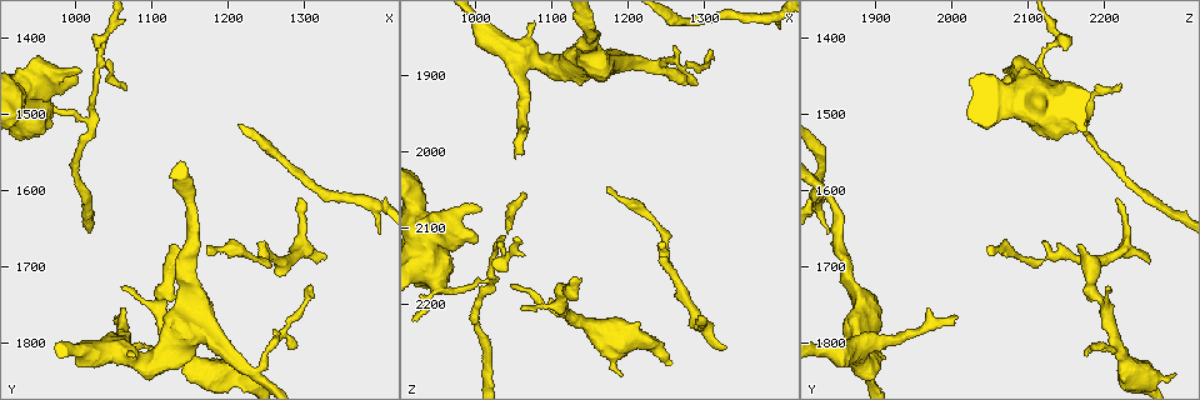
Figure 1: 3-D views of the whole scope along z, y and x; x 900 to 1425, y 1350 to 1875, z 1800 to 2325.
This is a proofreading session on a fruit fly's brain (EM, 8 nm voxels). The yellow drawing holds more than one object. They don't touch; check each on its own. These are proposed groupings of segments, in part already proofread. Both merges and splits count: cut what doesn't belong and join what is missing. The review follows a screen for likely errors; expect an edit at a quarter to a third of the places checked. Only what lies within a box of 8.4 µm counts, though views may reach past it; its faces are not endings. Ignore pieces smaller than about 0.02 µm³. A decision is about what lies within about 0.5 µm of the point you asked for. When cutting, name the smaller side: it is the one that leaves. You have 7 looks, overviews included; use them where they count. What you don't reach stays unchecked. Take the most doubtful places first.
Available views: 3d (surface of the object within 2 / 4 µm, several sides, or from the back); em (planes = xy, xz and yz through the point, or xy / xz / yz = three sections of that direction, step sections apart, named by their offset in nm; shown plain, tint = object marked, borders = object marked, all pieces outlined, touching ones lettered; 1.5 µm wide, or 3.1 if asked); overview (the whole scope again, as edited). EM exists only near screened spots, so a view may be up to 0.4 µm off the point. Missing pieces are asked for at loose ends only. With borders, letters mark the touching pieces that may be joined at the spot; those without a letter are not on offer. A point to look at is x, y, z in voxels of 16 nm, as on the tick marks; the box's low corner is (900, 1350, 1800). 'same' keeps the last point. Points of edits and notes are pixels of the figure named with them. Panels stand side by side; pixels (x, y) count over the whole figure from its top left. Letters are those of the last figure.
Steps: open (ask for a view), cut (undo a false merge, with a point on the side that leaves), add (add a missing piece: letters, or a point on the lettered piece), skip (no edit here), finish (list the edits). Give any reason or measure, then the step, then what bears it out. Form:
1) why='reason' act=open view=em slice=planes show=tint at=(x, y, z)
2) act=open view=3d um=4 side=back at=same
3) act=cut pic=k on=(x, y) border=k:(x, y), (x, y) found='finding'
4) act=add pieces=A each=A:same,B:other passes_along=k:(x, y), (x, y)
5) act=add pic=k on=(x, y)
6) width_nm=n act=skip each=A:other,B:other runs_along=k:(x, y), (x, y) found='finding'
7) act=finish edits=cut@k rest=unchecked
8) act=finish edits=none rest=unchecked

why='an open end' act=open view=em slice=planes show=tint at=(1055, 1770, 2005)

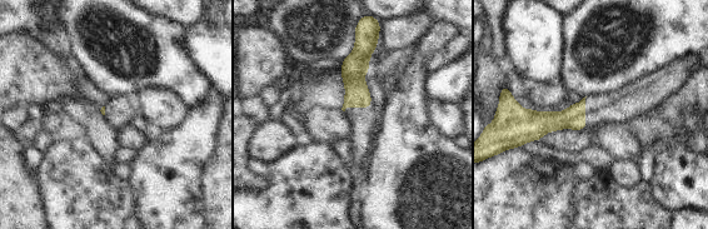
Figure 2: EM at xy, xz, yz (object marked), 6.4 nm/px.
why='see the neighbours' act=open view=em slice=planes show=borders at=same

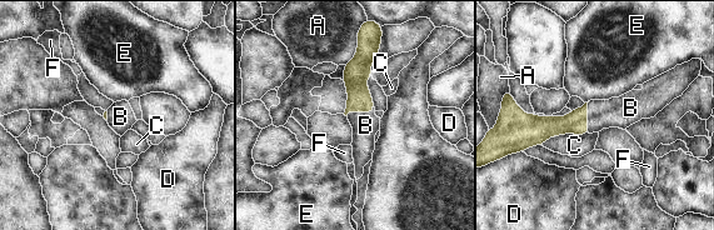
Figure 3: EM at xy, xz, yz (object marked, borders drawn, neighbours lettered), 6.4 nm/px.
act=add pieces=B each=A:other,B:same,C:other,D:other,E:other,F:other passes_along=3:(577, 121), (587, 118), (623, 111) found='the neuron continues'

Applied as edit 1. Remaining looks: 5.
why='see it whole again' act=open view=overview

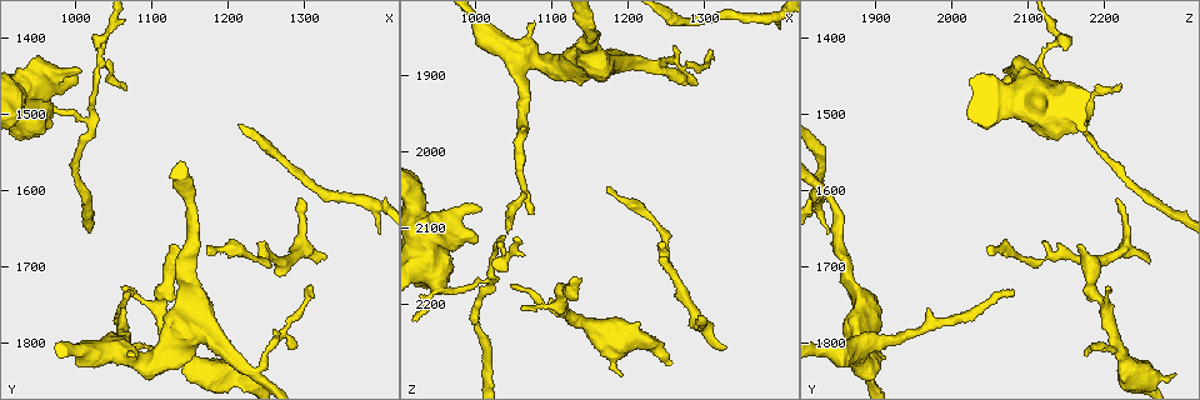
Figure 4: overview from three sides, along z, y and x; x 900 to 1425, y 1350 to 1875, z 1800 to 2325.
why='long arm stops here' act=open view=3d um=2 at=(1170, 1680, 2045)

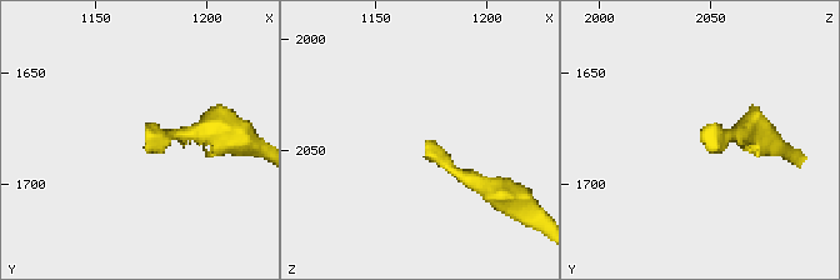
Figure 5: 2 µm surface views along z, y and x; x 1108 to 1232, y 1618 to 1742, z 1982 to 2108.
act=open view=em slice=yz step=4 show=borders at=(1171, 1677, 2047)

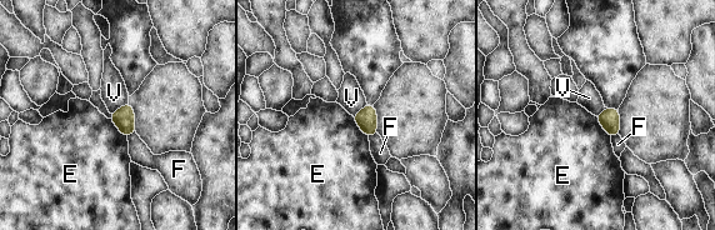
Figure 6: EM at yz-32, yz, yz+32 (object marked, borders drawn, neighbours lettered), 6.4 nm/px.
longest_contact=E:180nm act=skip each=E:other,F:other,V:other border=6:(128, 101), (111, 114) found='no lettered piece goes on from it'

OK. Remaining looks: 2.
why='branch stops here' act=open view=em slice=planes show=borders at=(1295, 1610, 2220)

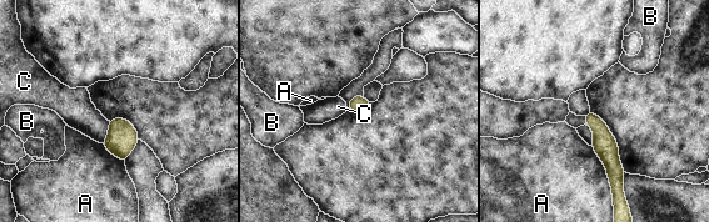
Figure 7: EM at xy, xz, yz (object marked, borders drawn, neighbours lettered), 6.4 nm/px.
width_nm=110 act=skip each=A:other,B:other,C:other border=7:(109, 121), (109, 132), (103, 144) found='none of them fits'

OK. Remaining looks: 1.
act=finish edits=add@3 rest=unchecked

